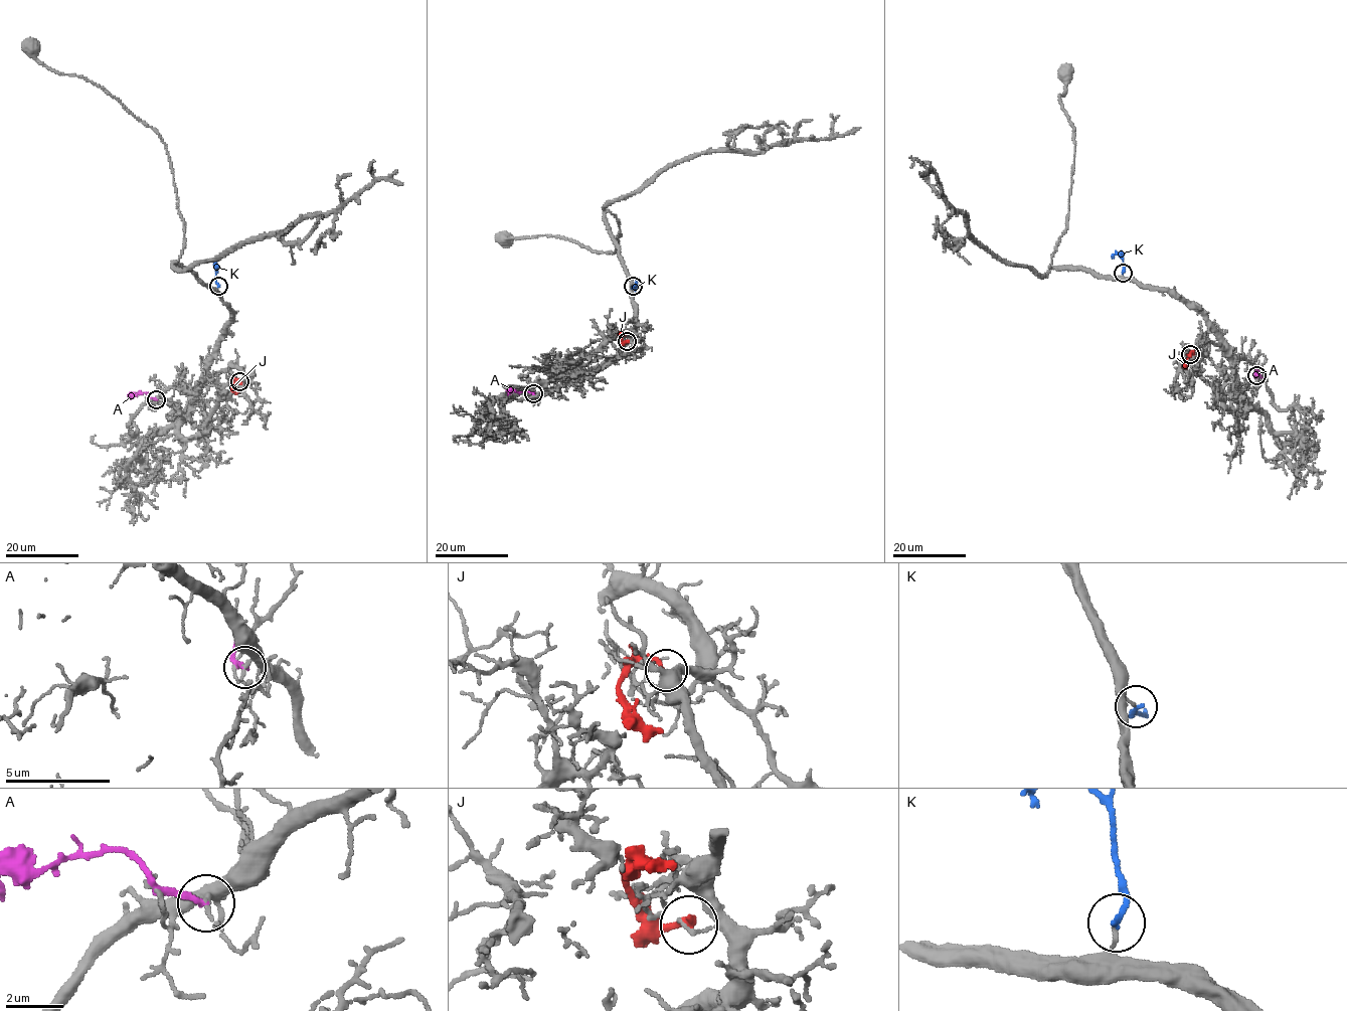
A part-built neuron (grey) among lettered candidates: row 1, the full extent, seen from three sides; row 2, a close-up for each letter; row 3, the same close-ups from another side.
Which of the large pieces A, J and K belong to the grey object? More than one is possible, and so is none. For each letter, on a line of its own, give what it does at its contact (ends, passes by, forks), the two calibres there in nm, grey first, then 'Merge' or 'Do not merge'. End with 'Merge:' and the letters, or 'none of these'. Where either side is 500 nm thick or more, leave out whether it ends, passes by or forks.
A: It ends there. Thickness 190 nm (grey) against 220 nm. Do not merge
J: It ends there. Thickness 140 nm (grey) against 280 nm. Do not merge
K: It ends there. Thickness 140 nm (grey) against 220 nm. Do not merge
Merge: none of these

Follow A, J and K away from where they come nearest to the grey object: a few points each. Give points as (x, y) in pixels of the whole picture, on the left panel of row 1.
A: (156, 399), (145, 392), (133, 394), (131, 399)
J: (239, 381), (235, 379), (231, 384), (238, 392)
K: (218, 286), (217, 266), (215, 270)

